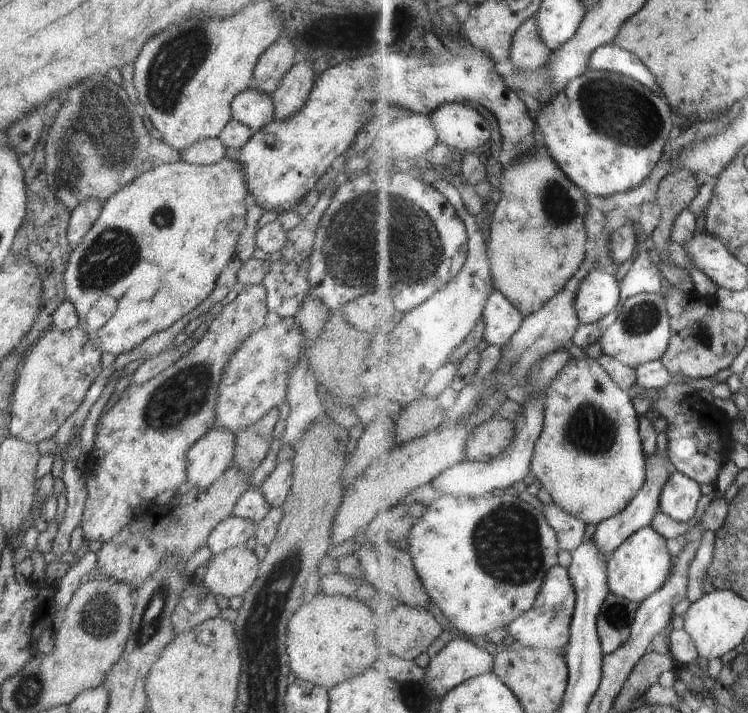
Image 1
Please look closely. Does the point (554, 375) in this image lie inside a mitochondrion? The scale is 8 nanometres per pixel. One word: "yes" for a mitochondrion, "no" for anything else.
no

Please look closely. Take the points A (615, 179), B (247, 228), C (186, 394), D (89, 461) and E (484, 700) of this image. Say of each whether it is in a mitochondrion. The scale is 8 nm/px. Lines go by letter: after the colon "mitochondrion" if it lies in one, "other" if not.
A: other
B: other
C: mitochondrion
D: other
E: other

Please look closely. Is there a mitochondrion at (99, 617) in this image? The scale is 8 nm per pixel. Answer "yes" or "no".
yes

